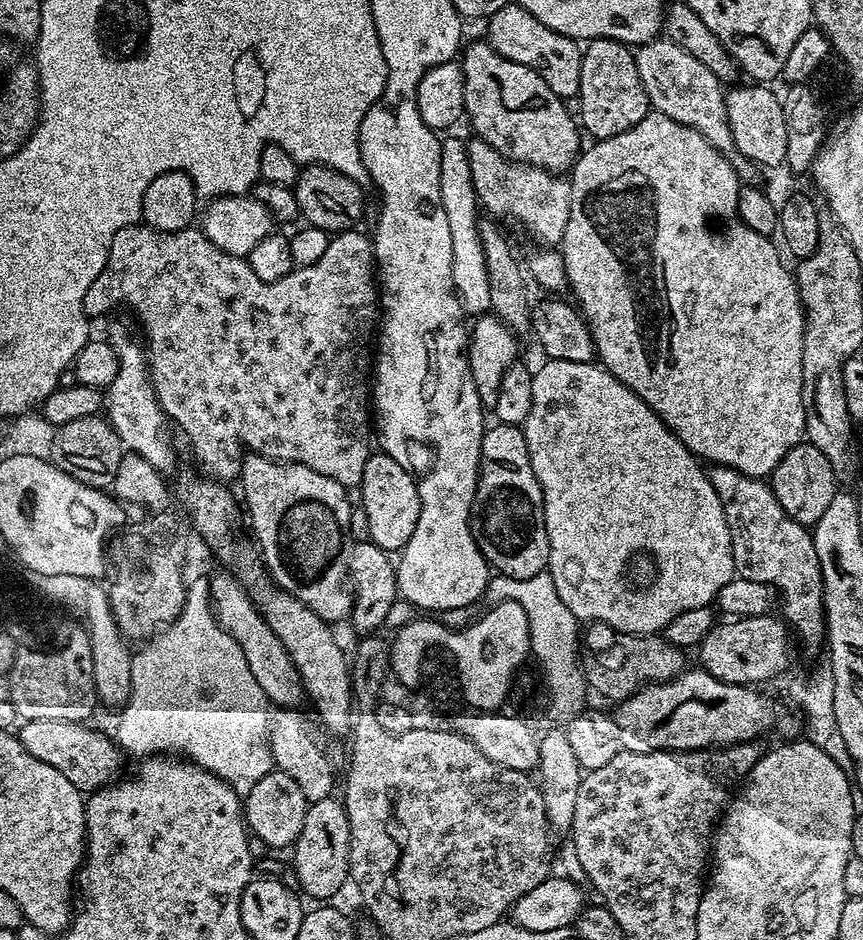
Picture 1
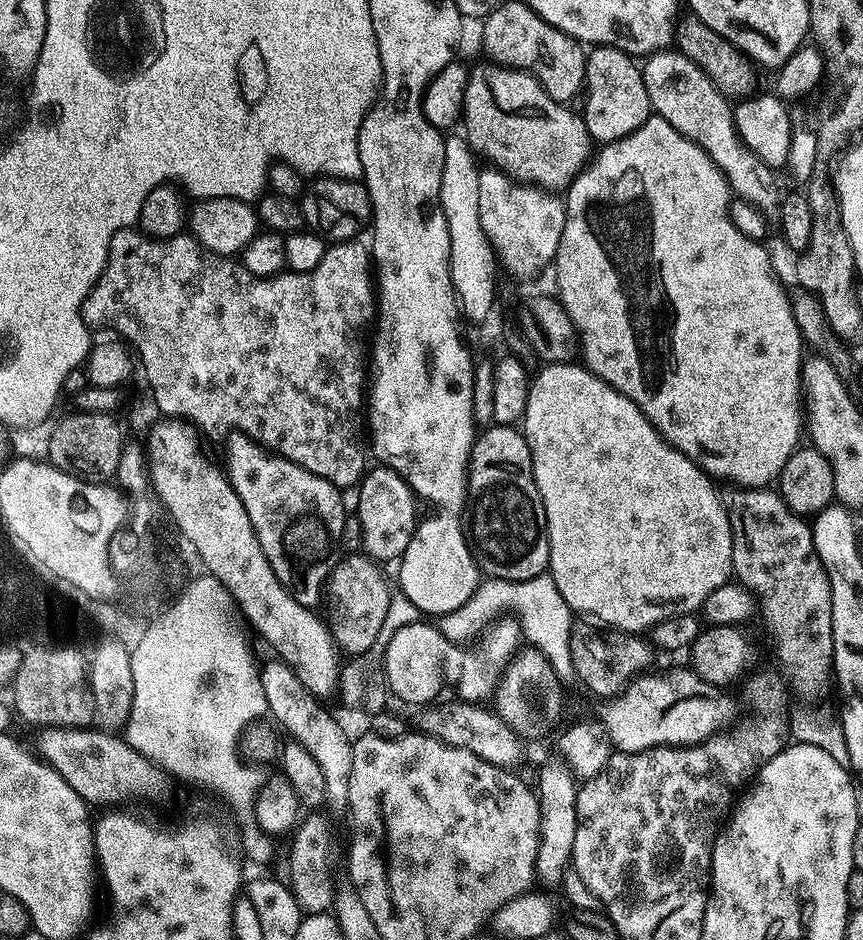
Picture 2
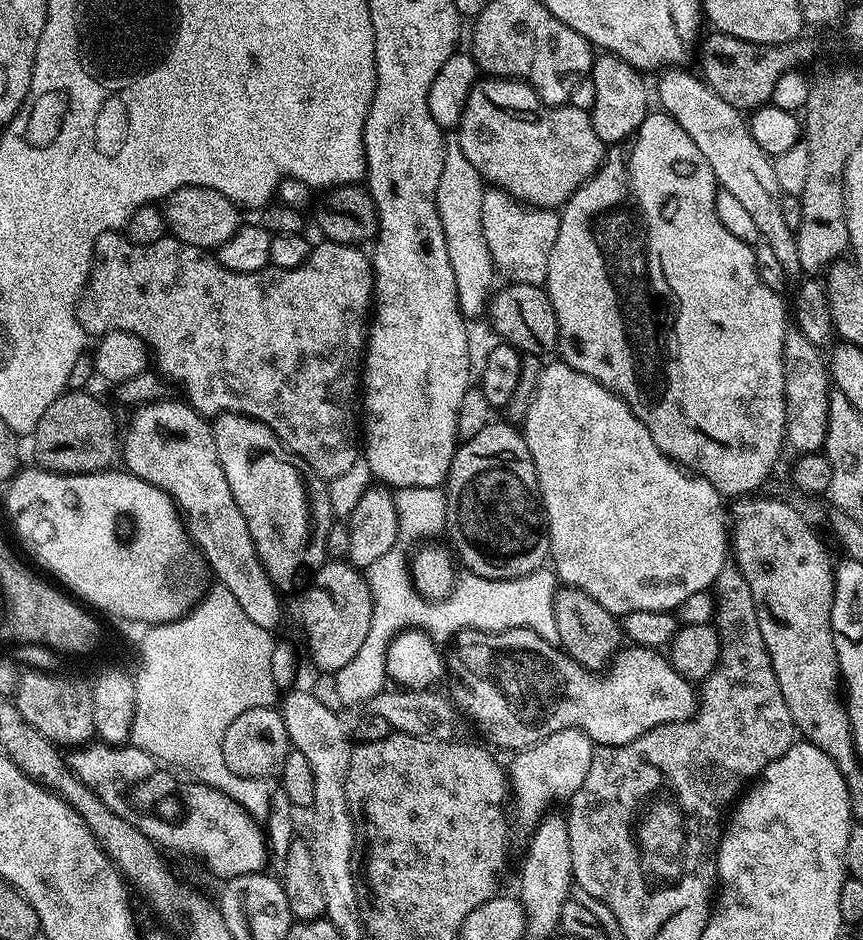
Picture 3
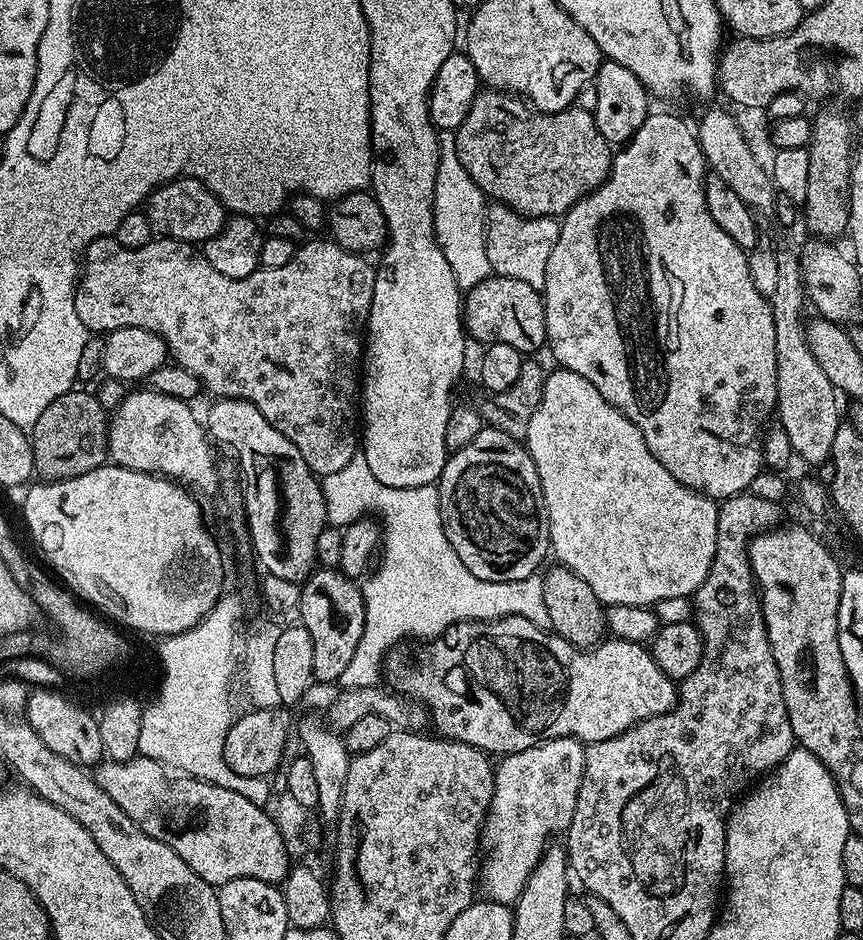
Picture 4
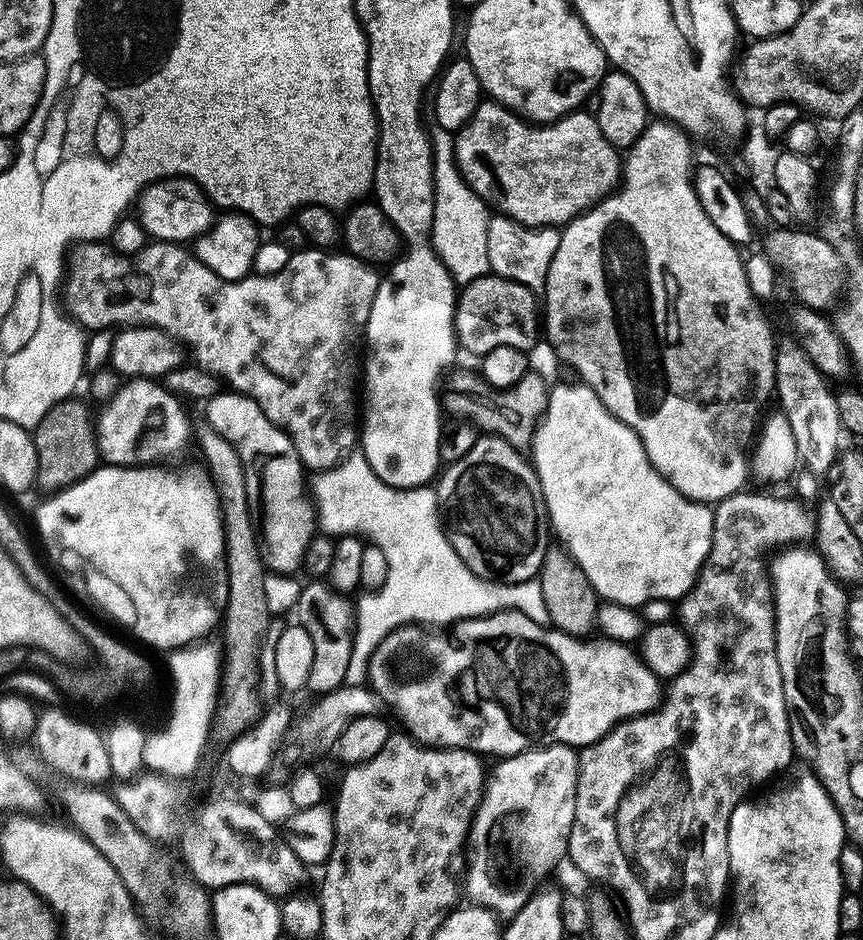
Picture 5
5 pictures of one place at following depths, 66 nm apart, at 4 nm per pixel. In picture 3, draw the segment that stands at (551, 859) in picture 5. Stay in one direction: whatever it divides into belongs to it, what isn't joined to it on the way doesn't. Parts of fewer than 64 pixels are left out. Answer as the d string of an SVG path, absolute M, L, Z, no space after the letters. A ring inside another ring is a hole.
M563 728L561 732L555 732L532 745L515 753L512 760L512 772L510 768L510 796L516 799L516 816L522 823L532 826L539 821L540 817L549 811L552 799L567 801L572 793L577 792L586 782L586 770L590 770L590 762L594 755L594 745L587 734L581 728Z

